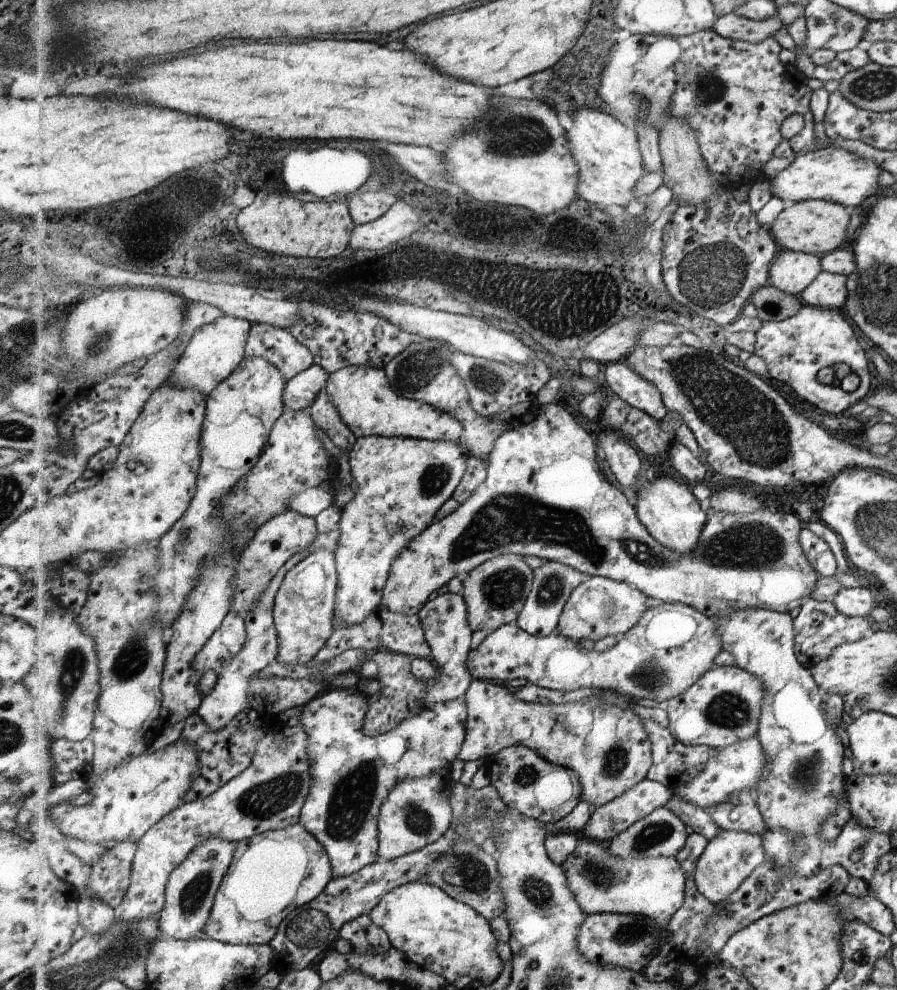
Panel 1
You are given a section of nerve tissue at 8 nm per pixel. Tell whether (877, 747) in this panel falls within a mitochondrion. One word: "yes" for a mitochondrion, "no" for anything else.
no

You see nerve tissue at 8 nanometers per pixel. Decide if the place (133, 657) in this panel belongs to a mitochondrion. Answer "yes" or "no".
yes

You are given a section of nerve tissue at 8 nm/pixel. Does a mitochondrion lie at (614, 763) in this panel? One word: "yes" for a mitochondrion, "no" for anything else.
yes

